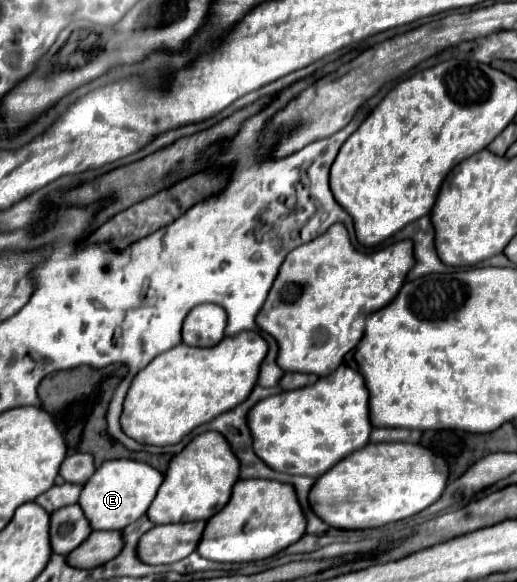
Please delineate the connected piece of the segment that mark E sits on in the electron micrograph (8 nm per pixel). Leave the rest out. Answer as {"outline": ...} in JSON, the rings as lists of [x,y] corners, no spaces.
{"outline":[[[108,460],[84,484],[78,504],[84,508],[94,530],[120,530],[144,516],[164,482],[164,474],[144,462],[136,460]]]}

